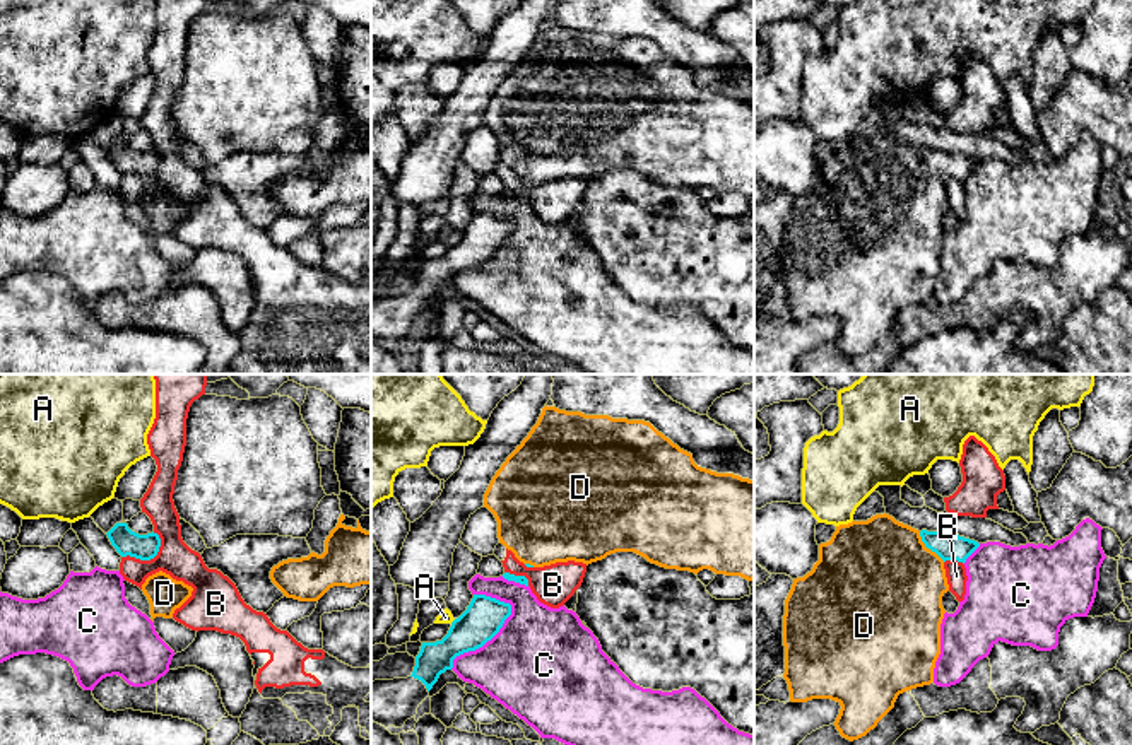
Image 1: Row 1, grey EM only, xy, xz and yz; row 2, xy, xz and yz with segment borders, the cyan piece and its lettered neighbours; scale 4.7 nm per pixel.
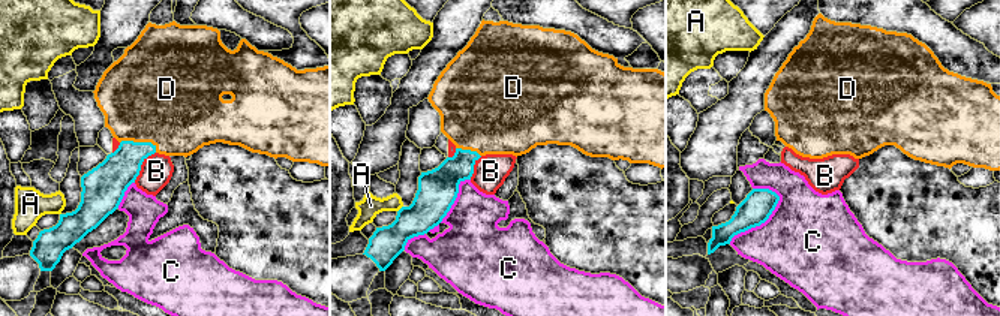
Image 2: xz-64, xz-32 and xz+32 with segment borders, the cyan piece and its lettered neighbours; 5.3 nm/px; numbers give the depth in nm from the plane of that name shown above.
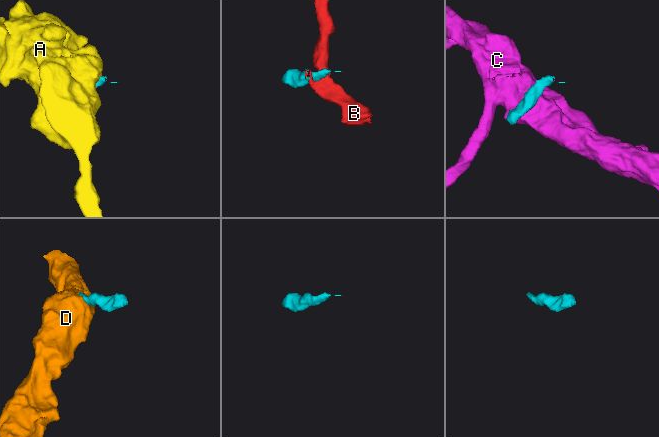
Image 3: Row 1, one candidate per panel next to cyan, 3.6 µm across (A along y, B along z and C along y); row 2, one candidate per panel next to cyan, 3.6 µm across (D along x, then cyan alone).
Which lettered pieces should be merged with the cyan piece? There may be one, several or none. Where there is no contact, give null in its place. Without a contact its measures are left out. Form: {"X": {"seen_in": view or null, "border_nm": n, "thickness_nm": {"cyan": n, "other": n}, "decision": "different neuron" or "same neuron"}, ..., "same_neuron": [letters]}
{"A": {"seen_in": "xz", "border_nm": 40, "thickness_nm": {"cyan": 190, "other": 60}, "decision": "different neuron"}, "B": {"seen_in": "xy", "border_nm": 220, "thickness_nm": {"cyan": 120, "other": 170}, "decision": "different neuron"}, "C": {"seen_in": "xz", "border_nm": 420, "thickness_nm": {"cyan": 190, "other": 460}, "decision": "different neuron"}, "D": {"seen_in": "yz", "border_nm": 190, "thickness_nm": {"cyan": 130, "other": 480}, "decision": "same neuron"}, "same_neuron": ["D"]}

